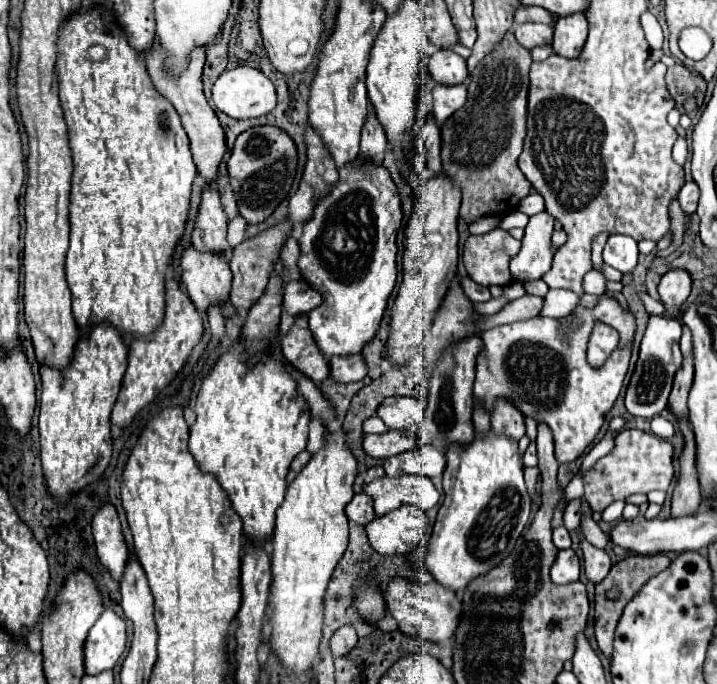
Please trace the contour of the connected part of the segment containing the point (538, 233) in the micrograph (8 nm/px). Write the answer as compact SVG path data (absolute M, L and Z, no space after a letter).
M540 212L530 218L526 226L526 234L522 238L522 250L510 260L510 274L512 282L528 282L542 278L552 268L552 232L554 220L550 214Z

